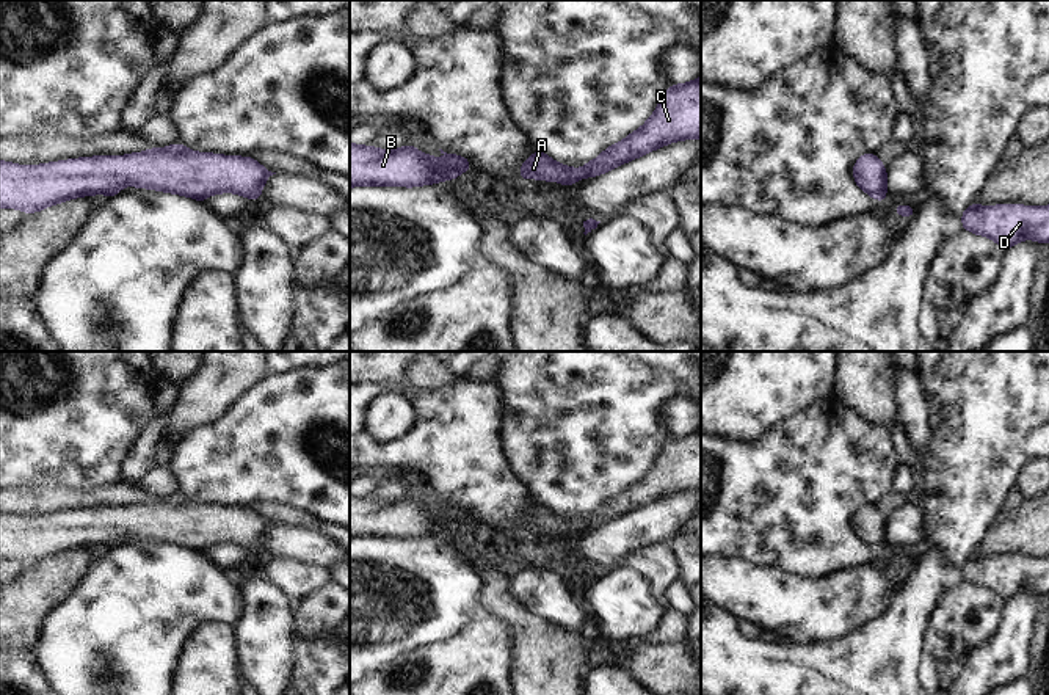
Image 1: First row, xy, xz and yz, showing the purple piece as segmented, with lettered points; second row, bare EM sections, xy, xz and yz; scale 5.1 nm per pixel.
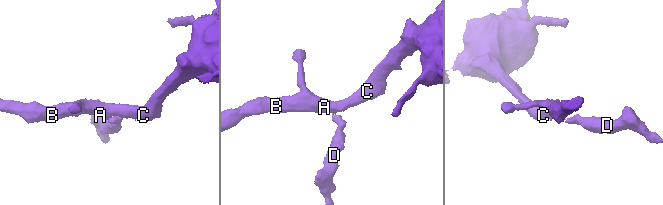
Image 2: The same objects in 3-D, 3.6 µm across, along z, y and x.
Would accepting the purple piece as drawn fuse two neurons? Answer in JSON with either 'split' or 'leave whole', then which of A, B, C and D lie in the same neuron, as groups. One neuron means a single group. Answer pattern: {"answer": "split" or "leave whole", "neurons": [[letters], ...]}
{"answer": "split", "neurons": [["A", "B", "C"], ["D"]]}

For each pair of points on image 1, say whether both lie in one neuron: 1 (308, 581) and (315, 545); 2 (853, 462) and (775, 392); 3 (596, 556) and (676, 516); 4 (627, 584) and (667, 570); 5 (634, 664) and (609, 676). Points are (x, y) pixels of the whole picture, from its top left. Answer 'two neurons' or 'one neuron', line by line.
1: two neurons
2: two neurons
3: one neuron
4: two neurons
5: two neurons

